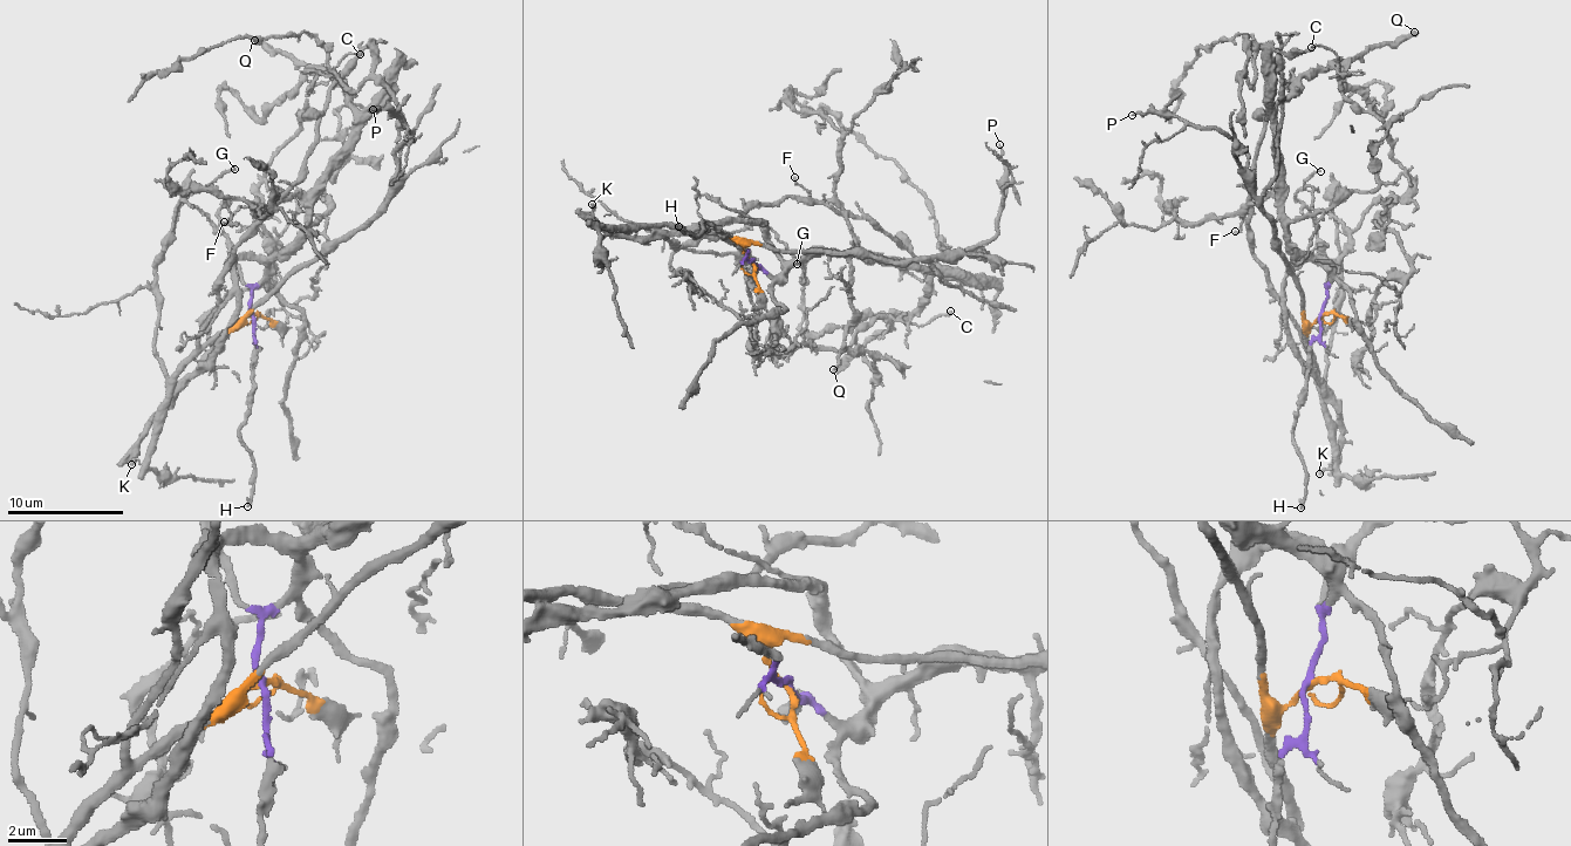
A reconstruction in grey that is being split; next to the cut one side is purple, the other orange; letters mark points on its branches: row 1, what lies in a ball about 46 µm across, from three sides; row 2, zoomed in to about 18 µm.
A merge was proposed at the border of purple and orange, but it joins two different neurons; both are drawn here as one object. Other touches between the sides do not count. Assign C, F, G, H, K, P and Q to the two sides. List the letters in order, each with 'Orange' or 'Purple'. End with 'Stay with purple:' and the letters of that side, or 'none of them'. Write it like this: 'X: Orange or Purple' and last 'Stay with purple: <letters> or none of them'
C: Purple
F: Purple
G: Orange
H: Purple
K: Orange
P: Orange
Q: Purple
Stay with purple: C, F, H, Q

